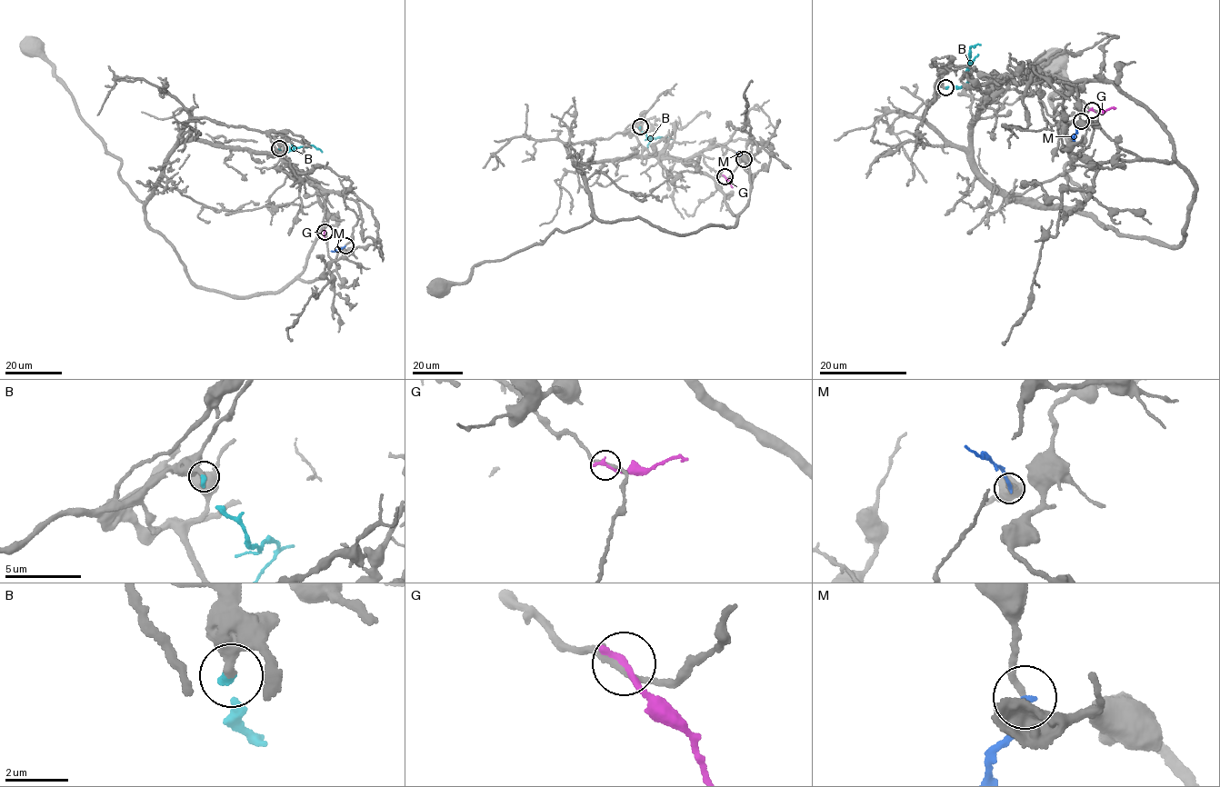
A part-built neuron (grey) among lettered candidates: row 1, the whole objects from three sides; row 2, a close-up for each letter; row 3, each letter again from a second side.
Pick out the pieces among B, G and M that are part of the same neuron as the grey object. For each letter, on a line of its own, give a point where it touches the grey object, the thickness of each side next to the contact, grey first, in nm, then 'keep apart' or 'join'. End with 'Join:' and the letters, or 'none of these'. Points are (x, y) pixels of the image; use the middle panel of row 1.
B: meets grey at (640, 126); 300 nm thick on the grey side, 280 nm on the other; join
G: meets grey at (724, 176); 190 nm thick on the grey side, 280 nm on the other; keep apart
M: meets grey at (744, 159); 140 nm thick on the grey side, 200 nm on the other; join
Join: B, M

